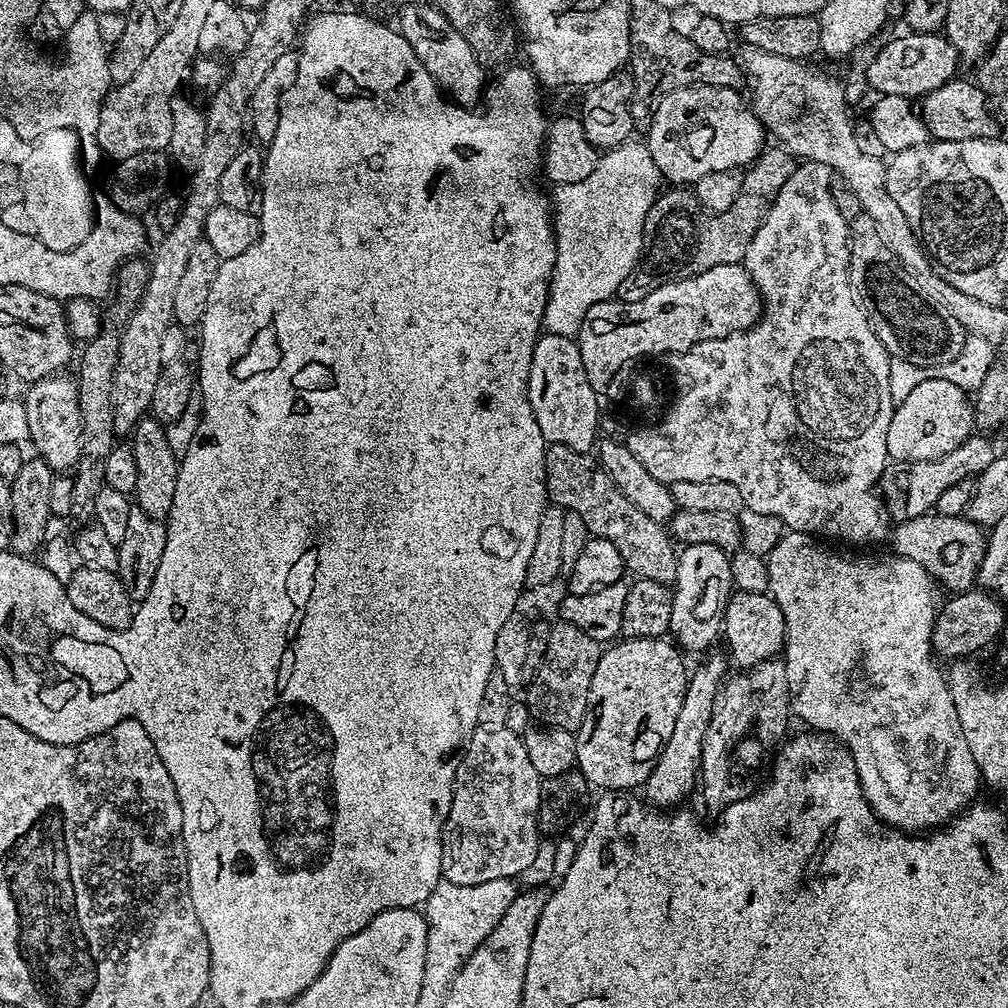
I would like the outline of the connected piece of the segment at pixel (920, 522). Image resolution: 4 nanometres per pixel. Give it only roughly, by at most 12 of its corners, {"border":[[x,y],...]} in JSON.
{"border":[[929,514],[891,529],[895,555],[949,593],[977,583],[986,532]]}

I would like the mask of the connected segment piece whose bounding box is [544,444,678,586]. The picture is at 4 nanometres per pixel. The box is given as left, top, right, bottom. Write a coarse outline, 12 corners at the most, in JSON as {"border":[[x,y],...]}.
{"border":[[548,444],[553,505],[614,542],[633,577],[675,585],[678,548],[589,453]]}

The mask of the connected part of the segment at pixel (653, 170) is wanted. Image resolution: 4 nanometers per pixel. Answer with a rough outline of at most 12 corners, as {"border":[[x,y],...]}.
{"border":[[647,143],[551,193],[542,325],[579,336],[646,248],[662,191]]}

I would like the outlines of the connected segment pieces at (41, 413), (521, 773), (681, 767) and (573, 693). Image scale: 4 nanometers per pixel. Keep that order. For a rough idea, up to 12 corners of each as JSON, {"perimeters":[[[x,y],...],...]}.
{"perimeters":[[[75,379],[27,385],[28,440],[53,473],[75,469],[82,410]],[[524,736],[458,756],[441,877],[518,878],[542,839]],[[729,661],[691,669],[670,742],[642,785],[672,810],[701,775],[704,739]],[[552,624],[528,684],[531,719],[575,733],[601,641]]]}

